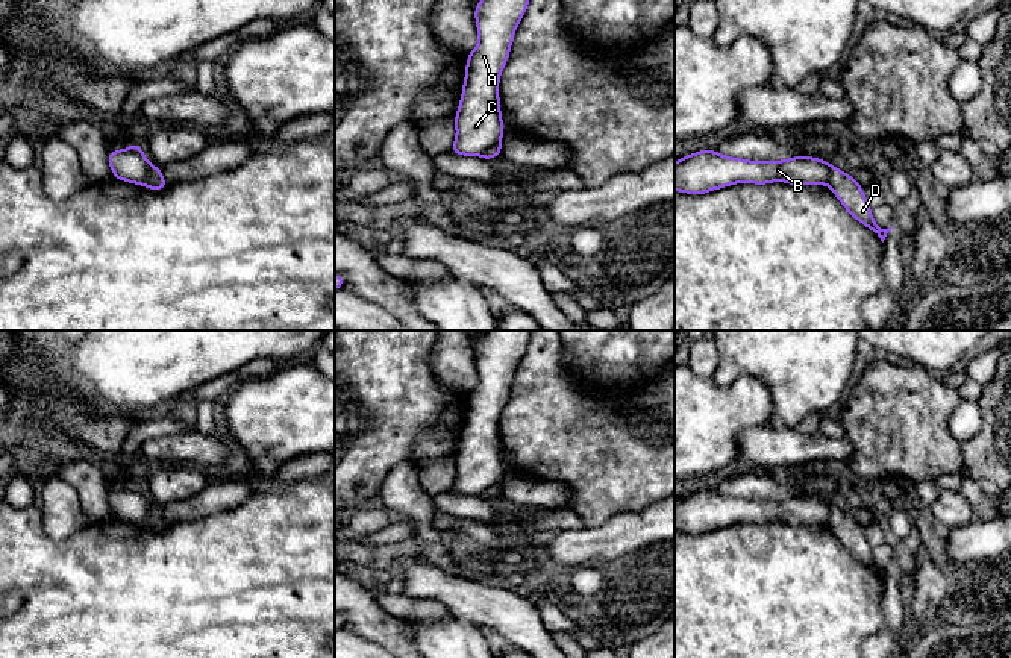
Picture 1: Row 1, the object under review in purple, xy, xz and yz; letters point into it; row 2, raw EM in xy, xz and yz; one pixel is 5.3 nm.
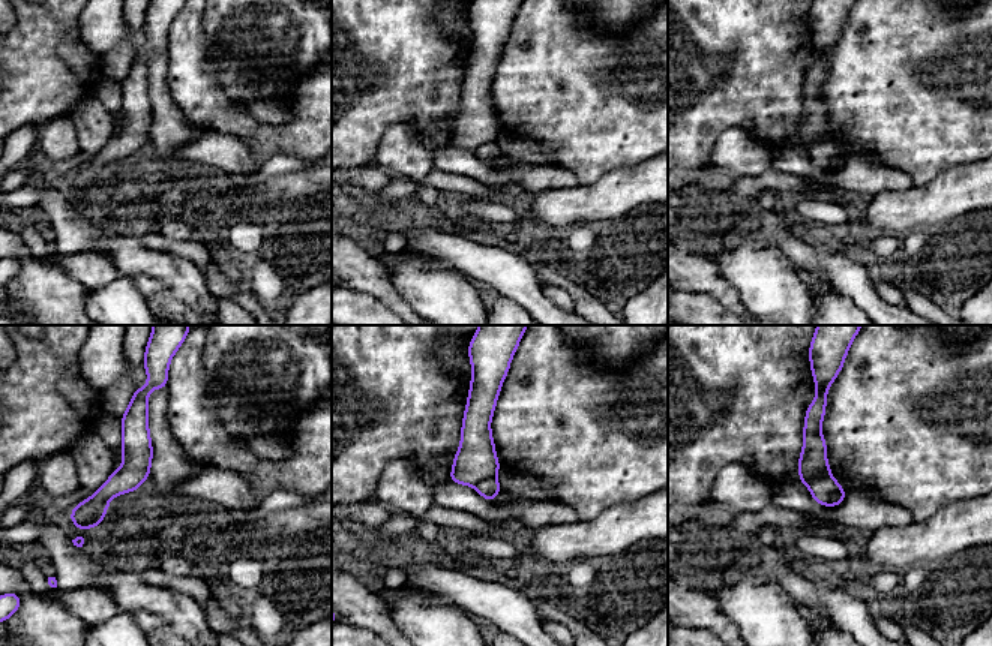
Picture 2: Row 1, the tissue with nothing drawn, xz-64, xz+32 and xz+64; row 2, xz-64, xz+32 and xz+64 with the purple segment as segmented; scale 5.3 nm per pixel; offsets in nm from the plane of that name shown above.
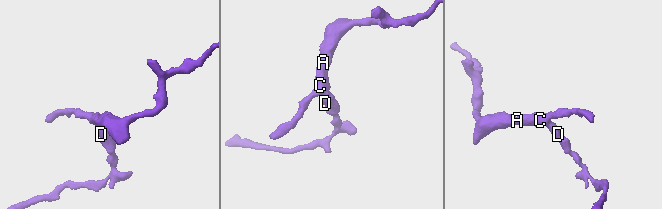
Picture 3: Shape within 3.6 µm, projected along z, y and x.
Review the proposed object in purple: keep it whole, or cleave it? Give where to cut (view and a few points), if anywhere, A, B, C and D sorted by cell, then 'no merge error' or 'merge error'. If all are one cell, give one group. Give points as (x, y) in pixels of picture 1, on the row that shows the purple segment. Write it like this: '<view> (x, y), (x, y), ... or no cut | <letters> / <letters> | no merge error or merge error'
xy (152, 166), (150, 175), (141, 184) | A B C / D | merge error

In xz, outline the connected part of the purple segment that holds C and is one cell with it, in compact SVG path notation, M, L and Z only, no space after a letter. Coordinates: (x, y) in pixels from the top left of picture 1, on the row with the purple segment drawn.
M480 0L474 9L479 44L468 52L456 138L450 152L482 156L503 139L499 83L517 26L531 0Z

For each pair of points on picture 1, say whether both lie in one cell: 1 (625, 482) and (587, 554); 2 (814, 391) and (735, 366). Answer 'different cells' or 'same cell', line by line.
1: different cells
2: same cell

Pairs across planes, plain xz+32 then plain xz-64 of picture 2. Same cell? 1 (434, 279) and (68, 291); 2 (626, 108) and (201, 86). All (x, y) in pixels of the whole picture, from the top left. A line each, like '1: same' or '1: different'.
1: different
2: same

